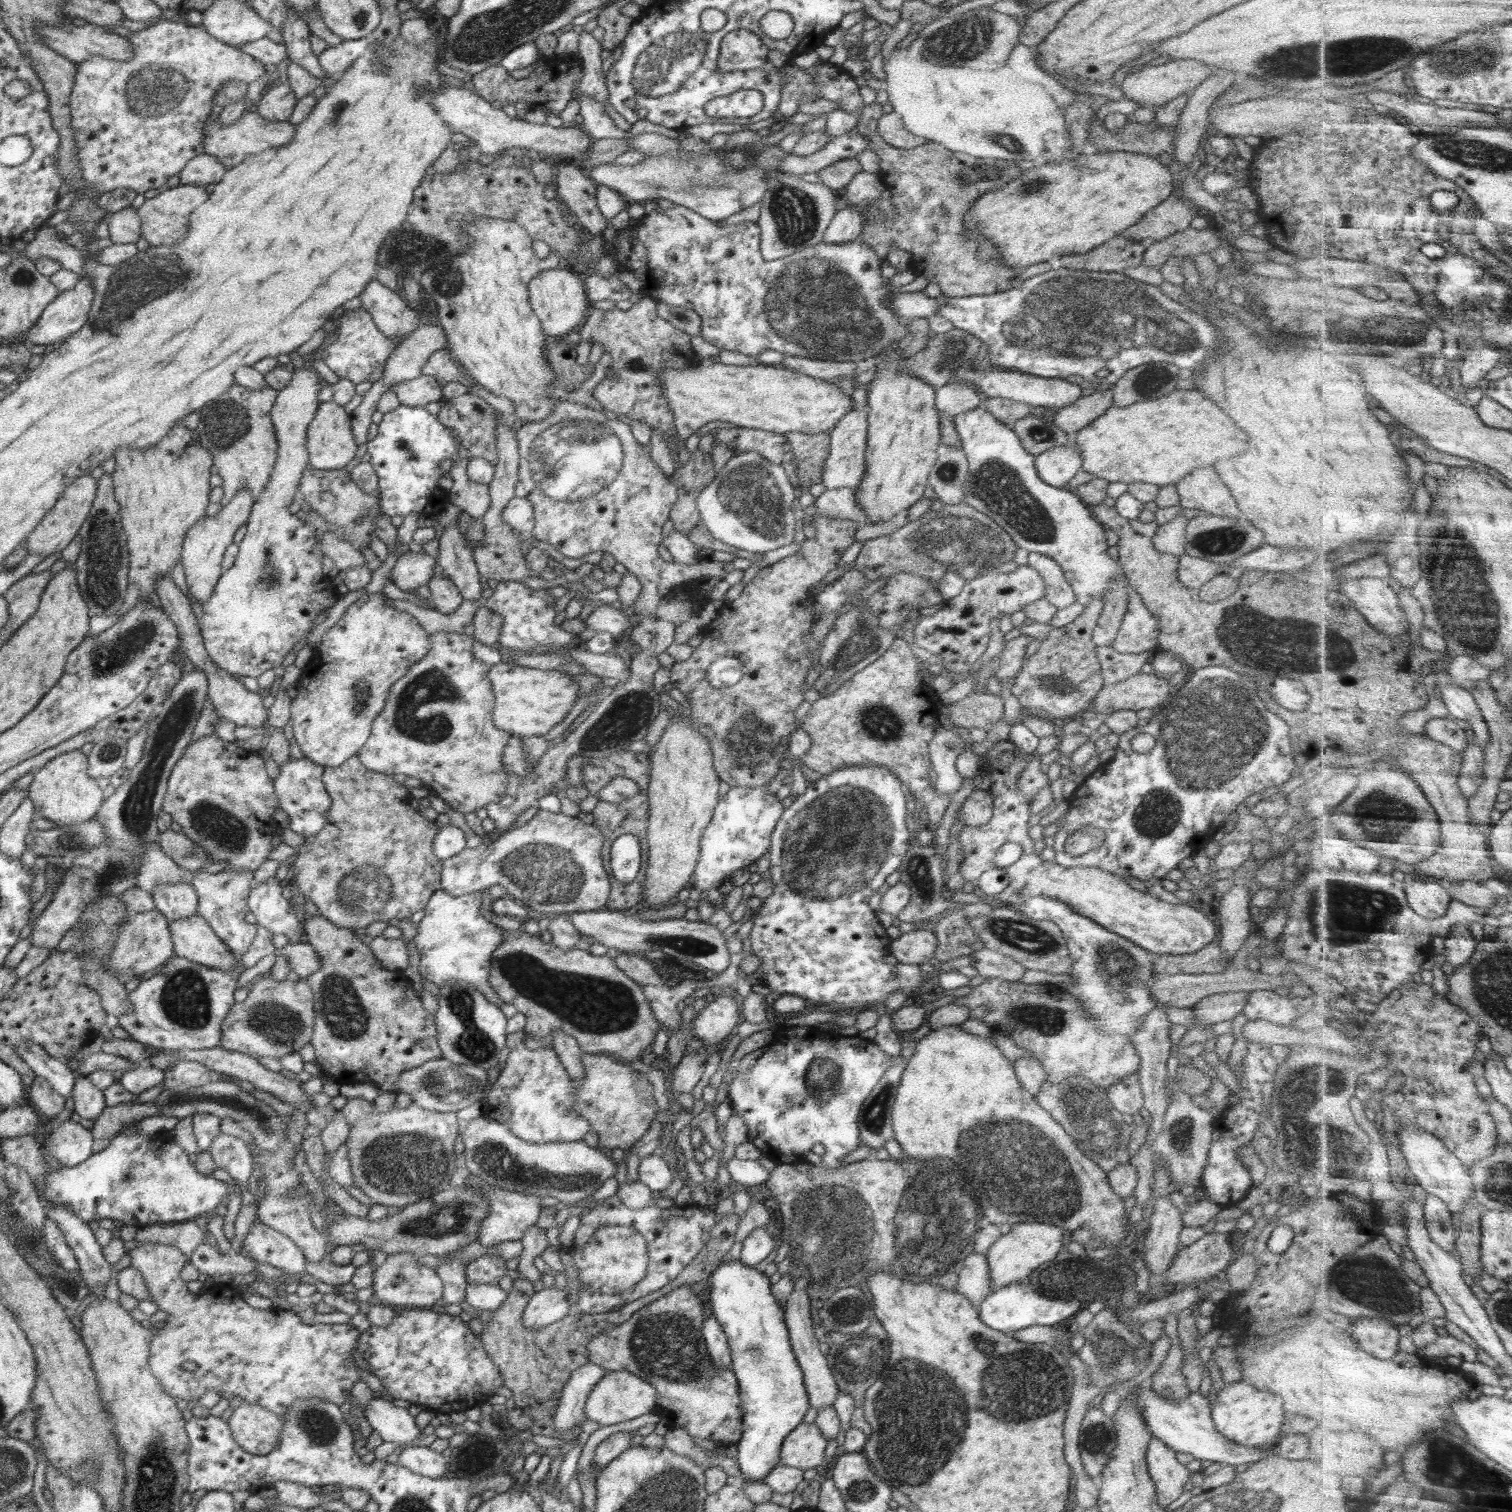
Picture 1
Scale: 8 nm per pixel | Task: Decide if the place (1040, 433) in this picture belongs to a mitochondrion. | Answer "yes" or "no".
yes

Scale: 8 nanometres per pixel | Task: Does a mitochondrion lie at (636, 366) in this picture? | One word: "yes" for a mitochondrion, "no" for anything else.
yes

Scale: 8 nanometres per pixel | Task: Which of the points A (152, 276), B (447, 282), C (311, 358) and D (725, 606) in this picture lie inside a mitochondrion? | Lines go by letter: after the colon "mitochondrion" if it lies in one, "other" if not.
A: mitochondrion
B: mitochondrion
C: other
D: other

